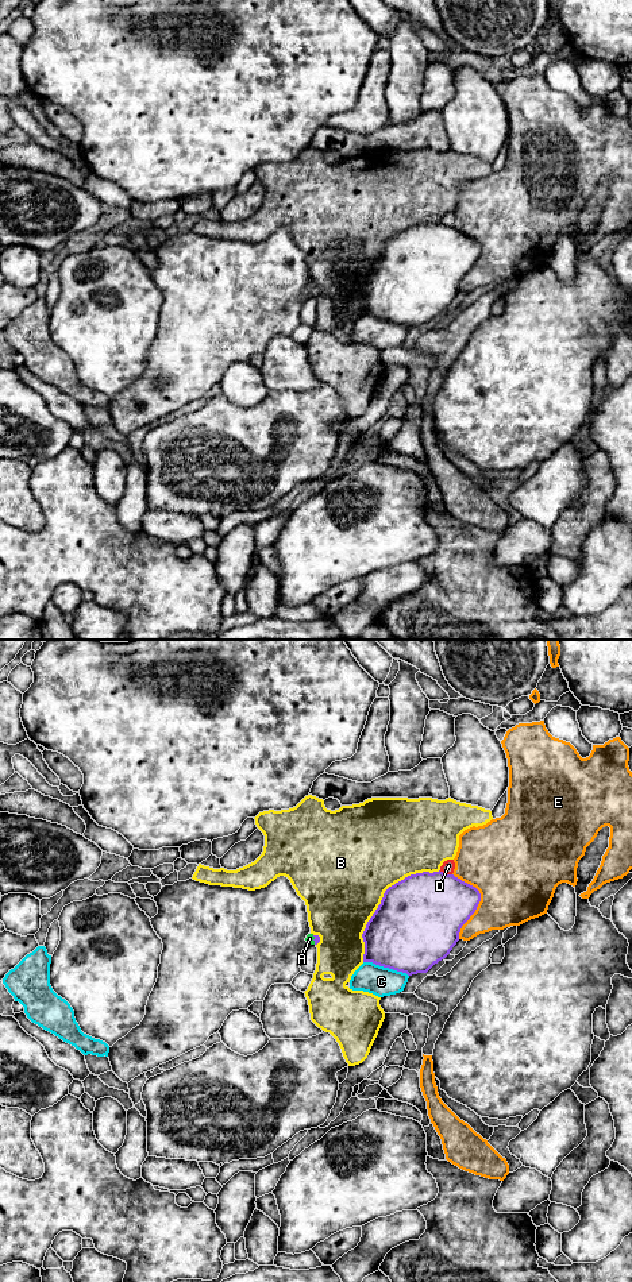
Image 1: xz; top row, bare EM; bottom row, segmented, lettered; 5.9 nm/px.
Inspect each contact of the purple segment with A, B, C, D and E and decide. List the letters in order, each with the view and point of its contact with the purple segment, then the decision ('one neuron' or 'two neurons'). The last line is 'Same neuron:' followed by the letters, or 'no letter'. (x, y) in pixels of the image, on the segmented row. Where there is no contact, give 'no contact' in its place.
A: xz (313, 939) | one neuron
B: xz (382, 899) | two neurons
C: xz (386, 966) | two neurons
D: xz (446, 873) | two neurons
E: xz (480, 900) | two neurons
Same neuron: A

